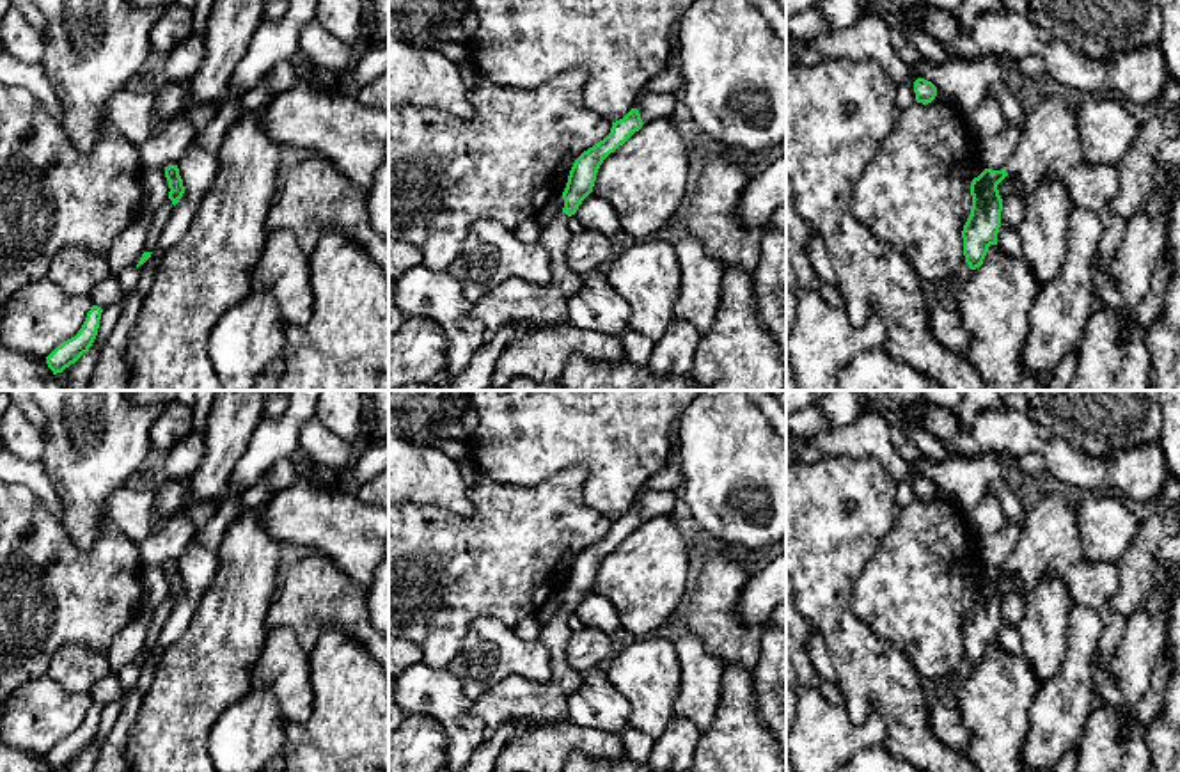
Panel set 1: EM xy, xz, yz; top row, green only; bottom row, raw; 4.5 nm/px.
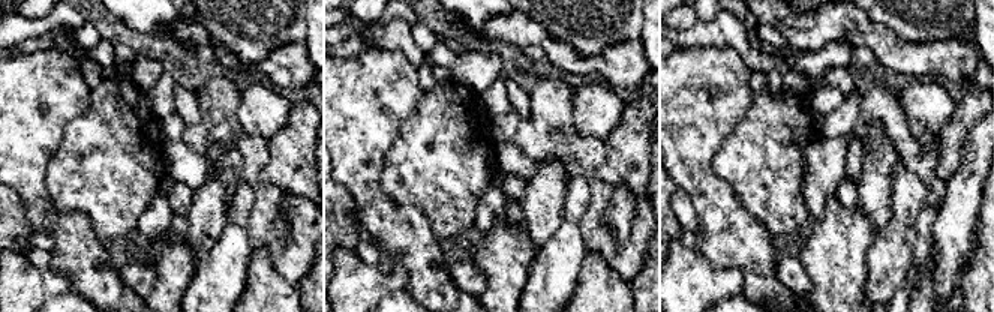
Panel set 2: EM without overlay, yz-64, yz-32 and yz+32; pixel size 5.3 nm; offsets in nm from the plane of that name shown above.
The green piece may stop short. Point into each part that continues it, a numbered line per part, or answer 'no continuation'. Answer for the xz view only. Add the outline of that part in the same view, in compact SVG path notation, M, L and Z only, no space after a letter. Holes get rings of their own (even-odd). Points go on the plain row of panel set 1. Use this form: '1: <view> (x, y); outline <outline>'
1: xz (515, 698); outline M561 611L539 634L539 641L552 657L552 674L547 683L507 676L472 701L472 715L484 722L486 740L511 721L568 721L568 699L584 685L582 673L568 662L571 637L568 616Z

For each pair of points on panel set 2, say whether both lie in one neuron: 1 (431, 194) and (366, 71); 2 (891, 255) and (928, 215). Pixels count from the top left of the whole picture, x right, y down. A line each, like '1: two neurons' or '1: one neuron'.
1: two neurons
2: two neurons

